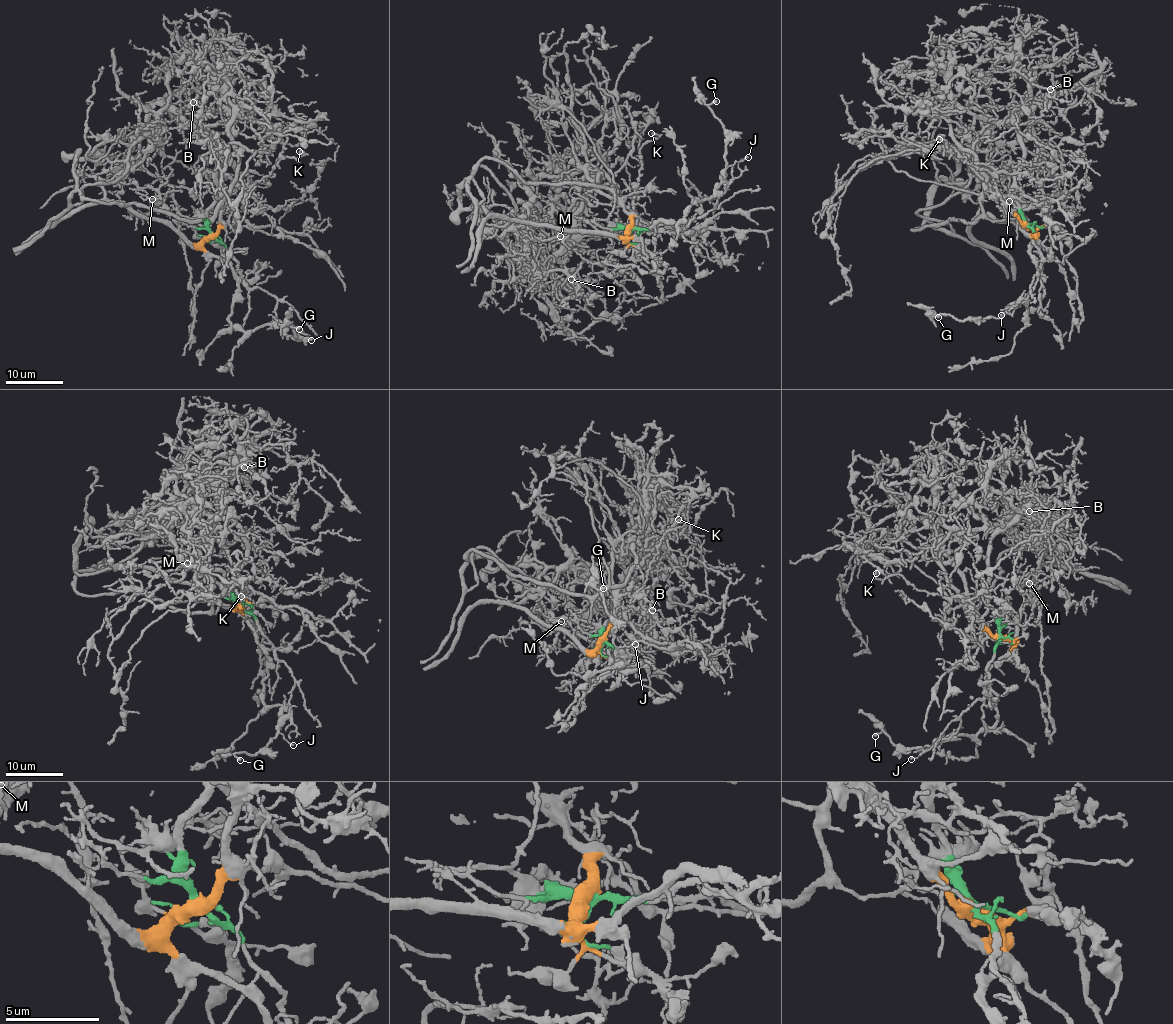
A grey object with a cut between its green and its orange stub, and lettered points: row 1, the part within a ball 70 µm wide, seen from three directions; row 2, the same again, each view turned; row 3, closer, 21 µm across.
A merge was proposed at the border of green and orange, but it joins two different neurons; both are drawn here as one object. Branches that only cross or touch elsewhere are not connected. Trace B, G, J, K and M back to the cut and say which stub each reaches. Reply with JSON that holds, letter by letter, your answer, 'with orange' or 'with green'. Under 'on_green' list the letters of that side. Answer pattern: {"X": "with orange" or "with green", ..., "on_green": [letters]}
{"B": "with green", "G": "with orange", "J": "with orange", "K": "with green", "M": "with green", "on_green": ["B", "K", "M"]}

